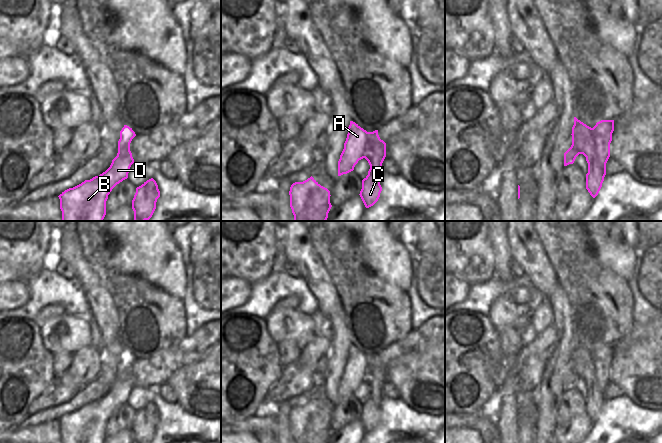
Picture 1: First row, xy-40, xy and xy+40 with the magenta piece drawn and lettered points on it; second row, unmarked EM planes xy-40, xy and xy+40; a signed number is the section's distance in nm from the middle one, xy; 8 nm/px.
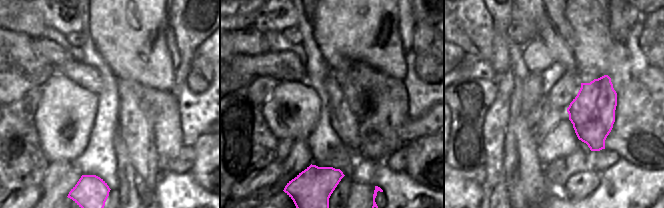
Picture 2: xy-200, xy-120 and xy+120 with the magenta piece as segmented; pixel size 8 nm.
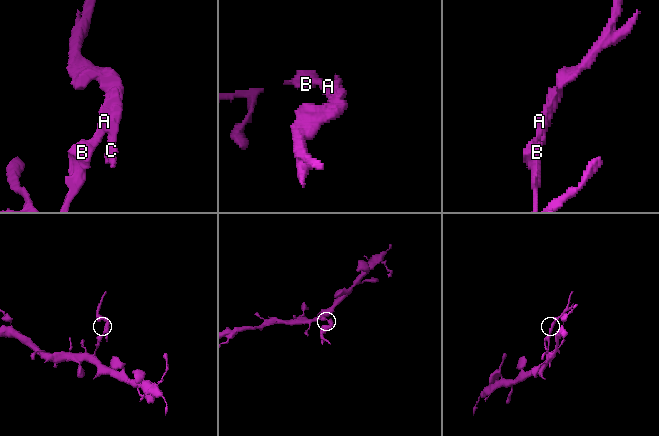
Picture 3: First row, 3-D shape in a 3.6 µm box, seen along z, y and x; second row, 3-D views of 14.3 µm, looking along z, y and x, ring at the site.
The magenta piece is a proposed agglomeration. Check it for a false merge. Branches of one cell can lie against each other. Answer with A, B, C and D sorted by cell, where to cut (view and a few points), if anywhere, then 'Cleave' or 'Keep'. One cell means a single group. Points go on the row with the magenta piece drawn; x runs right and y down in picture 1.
Groups: A C / B D. Split along xy-40 (116, 156), (131, 164). Cleave

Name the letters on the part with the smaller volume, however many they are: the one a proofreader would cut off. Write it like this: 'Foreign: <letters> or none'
Foreign: A, C

